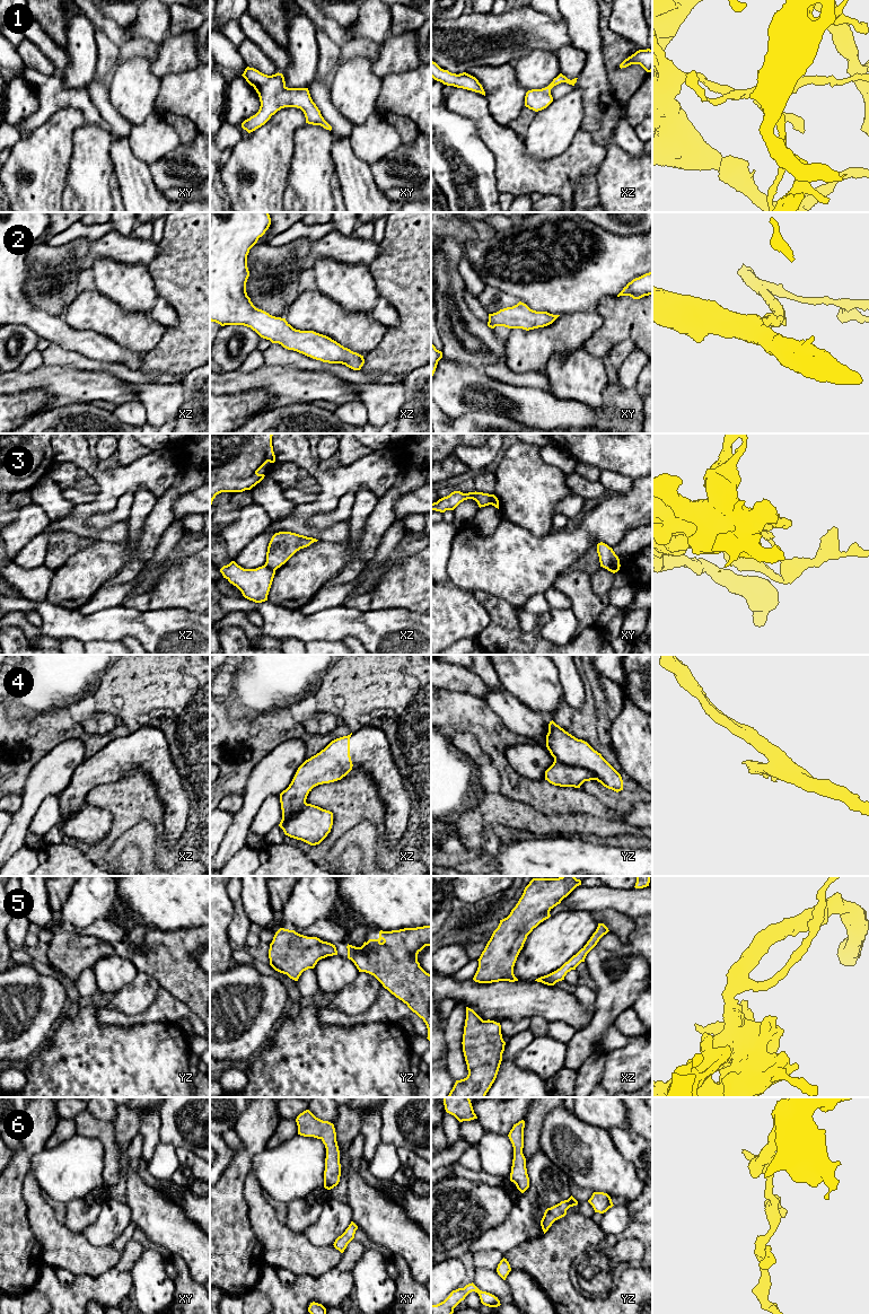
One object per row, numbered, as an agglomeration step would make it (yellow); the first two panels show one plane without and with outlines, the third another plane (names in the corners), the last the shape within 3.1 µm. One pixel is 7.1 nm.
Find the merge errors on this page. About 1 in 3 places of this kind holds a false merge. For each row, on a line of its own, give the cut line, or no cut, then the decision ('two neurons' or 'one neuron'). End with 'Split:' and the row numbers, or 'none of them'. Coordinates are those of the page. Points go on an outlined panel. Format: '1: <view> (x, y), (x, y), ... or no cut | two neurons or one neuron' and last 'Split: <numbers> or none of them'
1: no cut | one neuron
2: no cut | one neuron
3: xz (264, 564), (274, 570) | two neurons
4: no cut | one neuron
5: no cut | one neuron
6: no cut | one neuron
Split: 3

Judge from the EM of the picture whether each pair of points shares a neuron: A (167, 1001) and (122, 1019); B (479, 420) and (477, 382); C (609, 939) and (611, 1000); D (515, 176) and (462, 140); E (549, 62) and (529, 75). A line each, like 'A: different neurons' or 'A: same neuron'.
A: same neuron
B: different neurons
C: same neuron
D: different neurons
E: same neuron

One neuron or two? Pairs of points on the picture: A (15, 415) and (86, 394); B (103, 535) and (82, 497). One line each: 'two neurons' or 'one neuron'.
A: two neurons
B: two neurons

